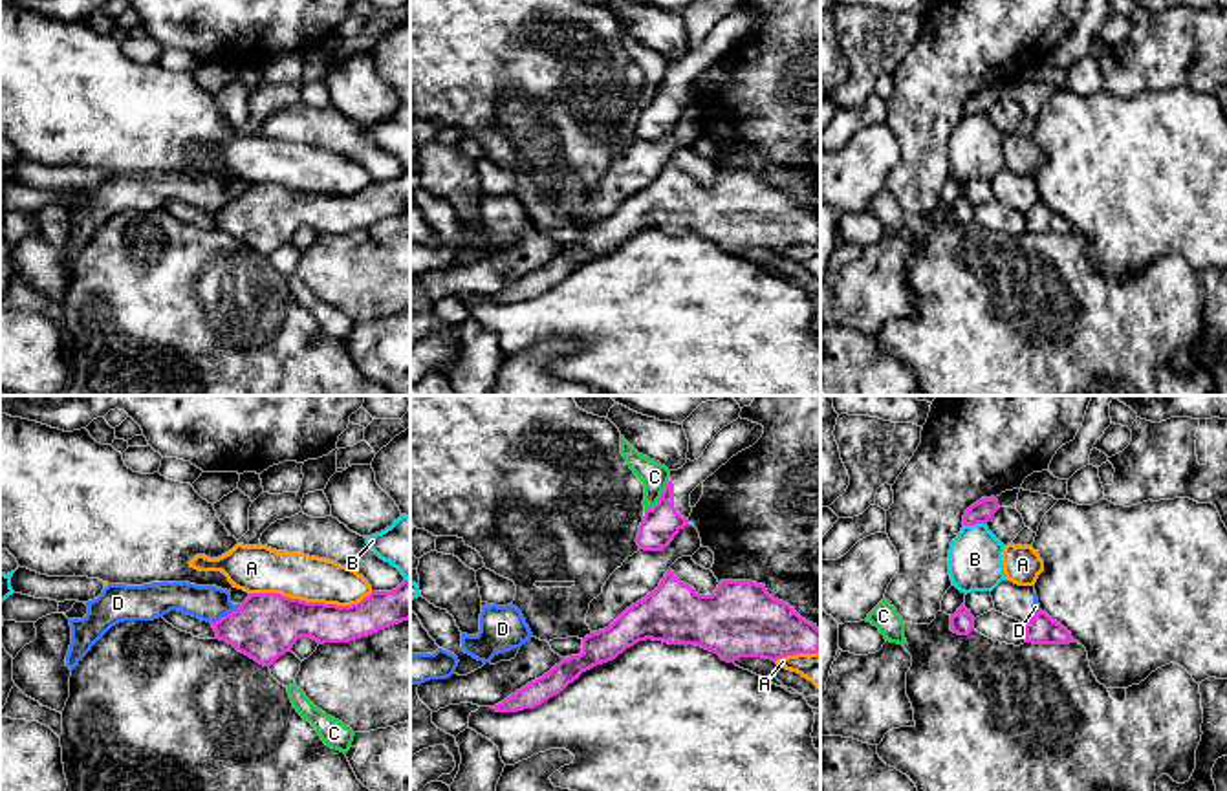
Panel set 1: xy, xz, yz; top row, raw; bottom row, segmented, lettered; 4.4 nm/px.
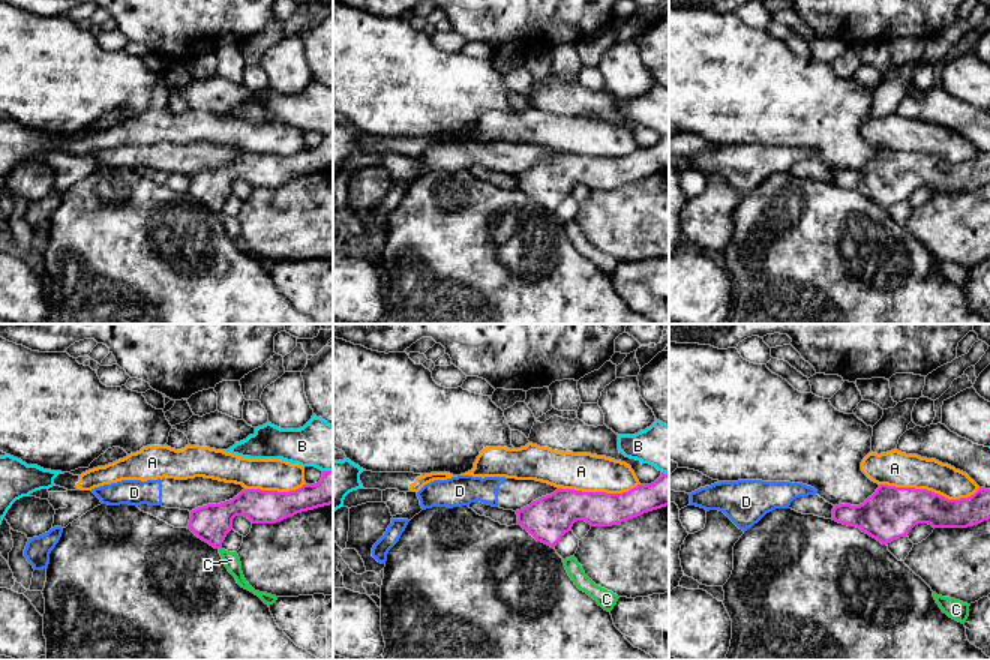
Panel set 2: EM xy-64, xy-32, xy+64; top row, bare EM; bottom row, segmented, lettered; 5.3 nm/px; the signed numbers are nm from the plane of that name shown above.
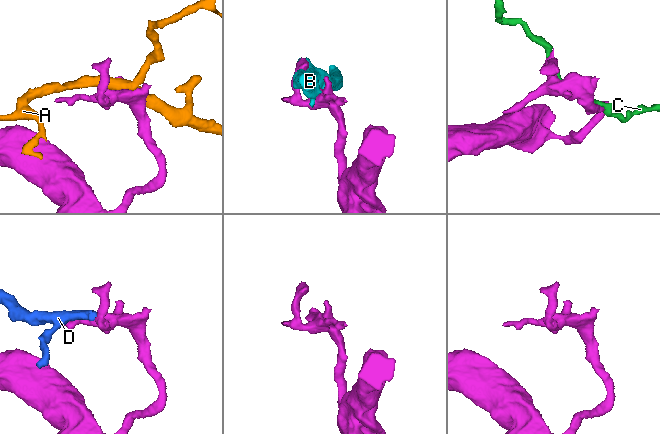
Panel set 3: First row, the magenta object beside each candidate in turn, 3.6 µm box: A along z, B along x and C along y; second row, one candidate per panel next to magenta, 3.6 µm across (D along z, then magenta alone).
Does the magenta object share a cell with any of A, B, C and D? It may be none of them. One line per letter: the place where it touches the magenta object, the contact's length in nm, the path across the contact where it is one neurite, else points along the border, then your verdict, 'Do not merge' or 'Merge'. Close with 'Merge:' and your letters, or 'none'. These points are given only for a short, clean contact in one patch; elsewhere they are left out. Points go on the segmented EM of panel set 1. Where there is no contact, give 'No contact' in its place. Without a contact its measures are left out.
A: Touches magenta at xy (310, 603). Shared border 550 nm. Do not merge
B: Touches magenta at yz (975, 524). Shared border 110 nm. Do not merge
C: Touches magenta at xz (660, 498). Shared border 170 nm. Do not merge
D: Touches magenta at xy (228, 614). Shared border 150 nm. Boundary: xy (240, 606), (211, 623). Do not merge
Merge: none

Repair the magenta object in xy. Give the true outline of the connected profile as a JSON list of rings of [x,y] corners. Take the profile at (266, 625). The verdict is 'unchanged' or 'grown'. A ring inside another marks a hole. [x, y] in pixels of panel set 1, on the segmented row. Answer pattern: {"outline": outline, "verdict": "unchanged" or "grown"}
{"outline": [[[403,580],[392,591],[372,591],[361,602],[337,606],[324,602],[306,602],[280,593],[249,593],[238,610],[212,623],[216,639],[233,645],[264,666],[271,666],[280,656],[289,652],[300,637],[311,637],[319,645],[350,643],[368,637],[388,626],[410,619],[410,582]]], "verdict": "unchanged"}

